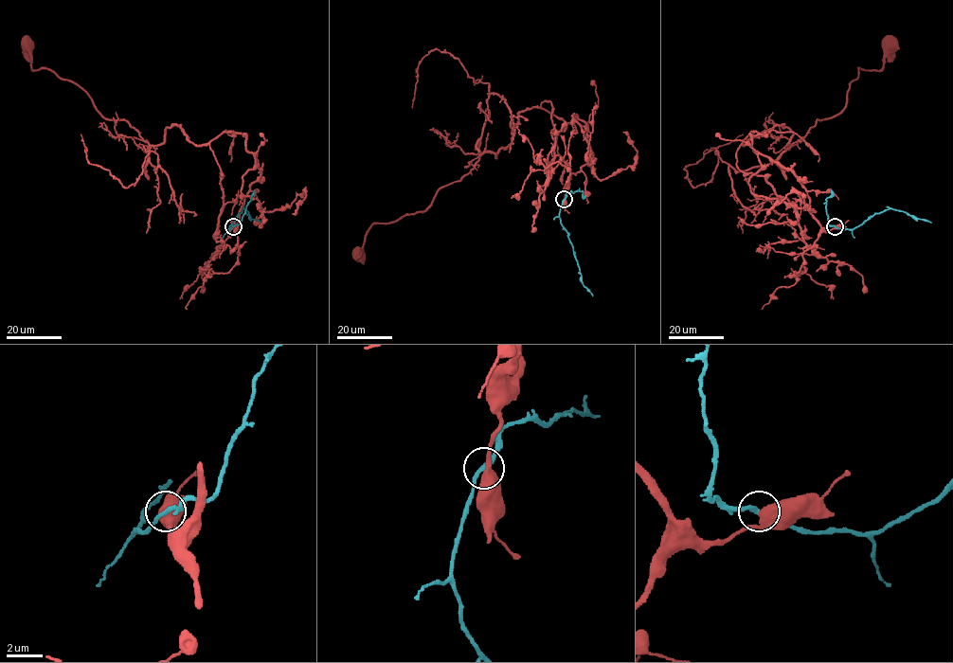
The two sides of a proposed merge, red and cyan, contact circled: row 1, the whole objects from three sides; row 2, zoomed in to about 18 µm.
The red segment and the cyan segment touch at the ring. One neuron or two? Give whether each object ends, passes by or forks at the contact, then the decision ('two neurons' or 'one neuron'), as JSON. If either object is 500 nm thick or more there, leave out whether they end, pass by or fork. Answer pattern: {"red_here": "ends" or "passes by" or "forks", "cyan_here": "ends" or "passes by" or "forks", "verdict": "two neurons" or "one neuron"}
{"red_here": "passes by", "cyan_here": "passes by", "verdict": "two neurons"}

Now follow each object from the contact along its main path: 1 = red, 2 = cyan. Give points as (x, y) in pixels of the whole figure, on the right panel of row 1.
1: (835, 226), (752, 149), (759, 134), (742, 143), (777, 125), (787, 145), (801, 139), (890, 44)
2: (835, 226), (854, 229), (890, 208), (931, 222)

